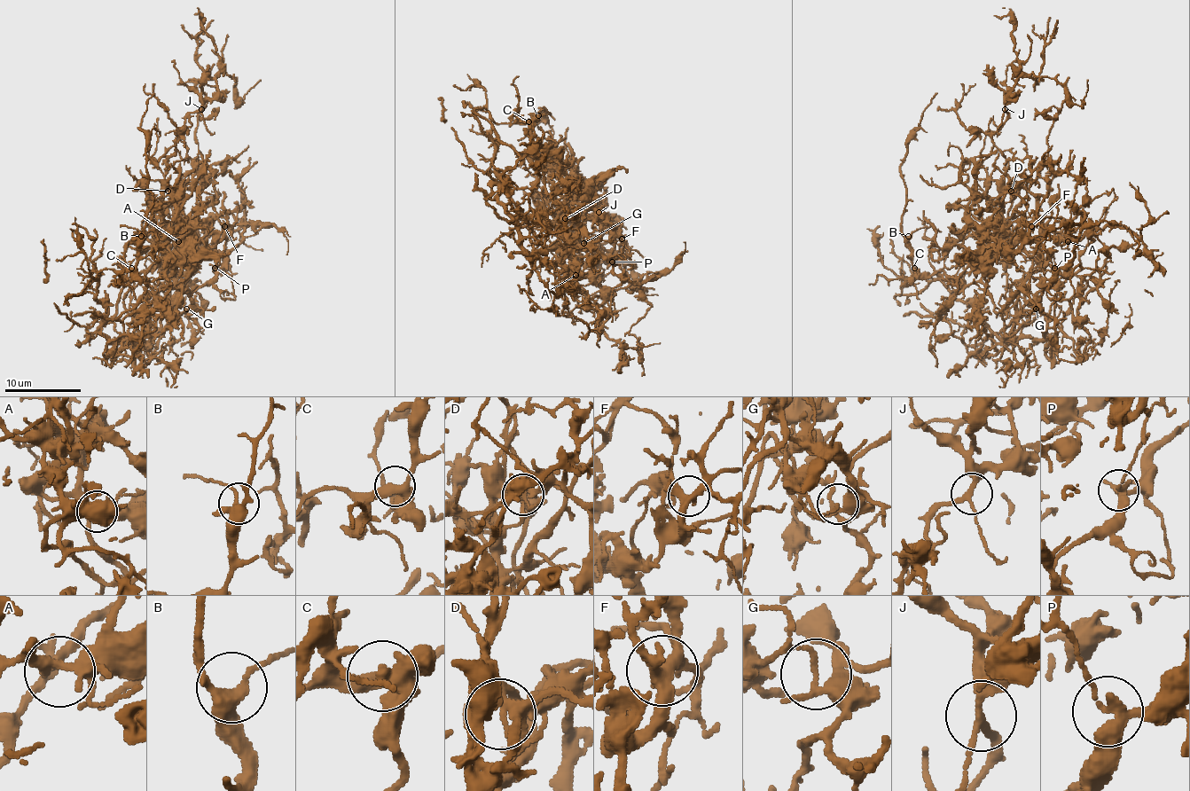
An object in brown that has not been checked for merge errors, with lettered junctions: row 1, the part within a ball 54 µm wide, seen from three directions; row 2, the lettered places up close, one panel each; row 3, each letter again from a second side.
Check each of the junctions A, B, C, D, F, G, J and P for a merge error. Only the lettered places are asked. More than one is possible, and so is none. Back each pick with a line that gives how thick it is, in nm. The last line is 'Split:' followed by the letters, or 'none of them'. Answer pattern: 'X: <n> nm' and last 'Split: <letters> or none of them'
D: 240 nm
G: 180 nm
P: 280 nm
Split: D, G, P

